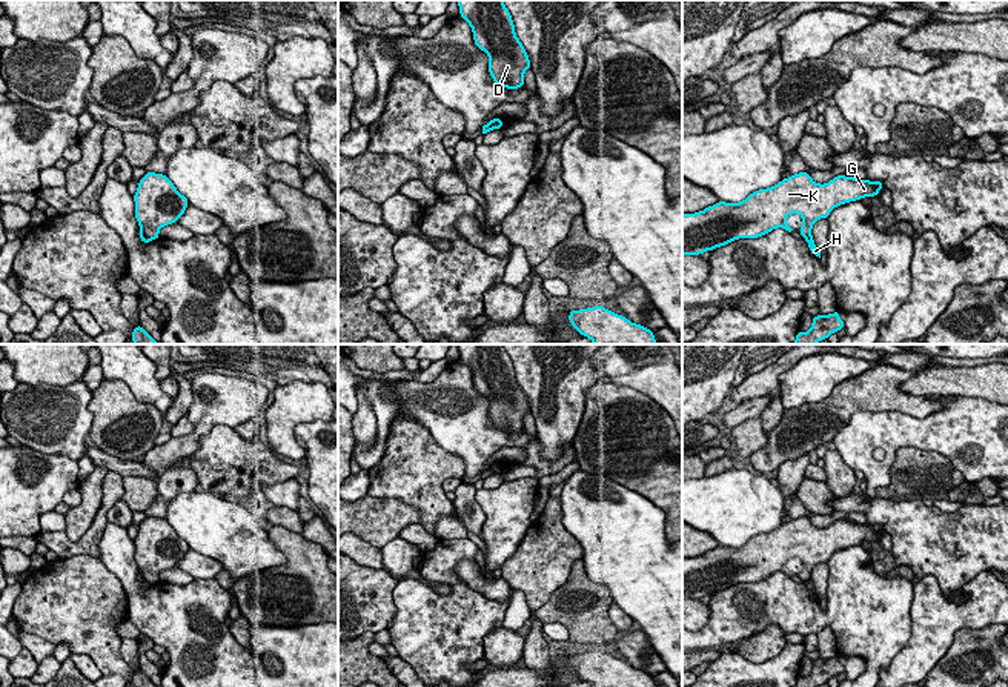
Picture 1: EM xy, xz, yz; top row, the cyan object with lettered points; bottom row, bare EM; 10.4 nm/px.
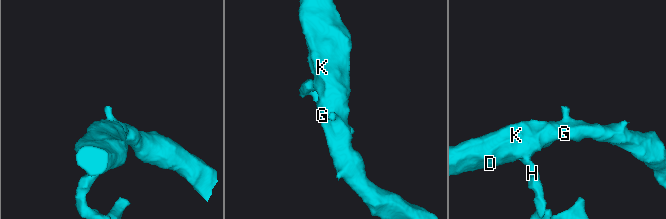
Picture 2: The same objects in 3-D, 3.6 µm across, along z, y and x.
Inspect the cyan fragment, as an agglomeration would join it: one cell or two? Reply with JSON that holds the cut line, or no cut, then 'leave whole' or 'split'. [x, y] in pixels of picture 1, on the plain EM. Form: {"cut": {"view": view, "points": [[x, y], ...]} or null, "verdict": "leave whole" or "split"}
{"cut": {"view": "yz", "points": [[810, 578], [805, 583]]}, "verdict": "split"}

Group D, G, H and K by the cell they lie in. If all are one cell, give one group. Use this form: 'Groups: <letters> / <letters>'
Groups: D G K / H

